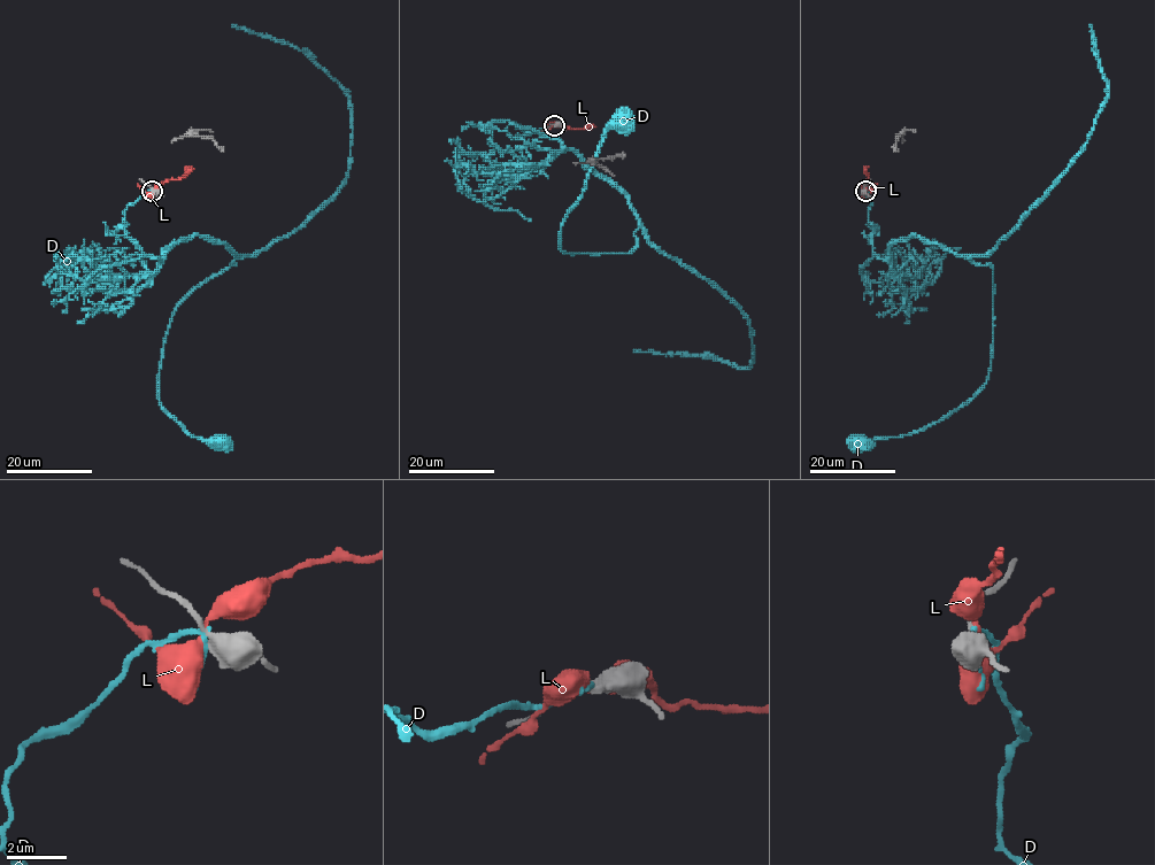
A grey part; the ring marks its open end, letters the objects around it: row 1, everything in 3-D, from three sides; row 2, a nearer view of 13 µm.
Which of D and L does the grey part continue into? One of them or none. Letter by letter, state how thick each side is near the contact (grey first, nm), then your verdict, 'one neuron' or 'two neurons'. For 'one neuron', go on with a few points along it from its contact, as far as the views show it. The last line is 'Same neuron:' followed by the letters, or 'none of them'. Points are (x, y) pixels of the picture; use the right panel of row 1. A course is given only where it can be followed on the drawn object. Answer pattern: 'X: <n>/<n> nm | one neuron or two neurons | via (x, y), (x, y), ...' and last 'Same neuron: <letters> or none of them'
D: 440/140 nm | two neurons
L: 400/340 nm | one neuron | via (864, 191), (865, 165)
Same neuron: L

